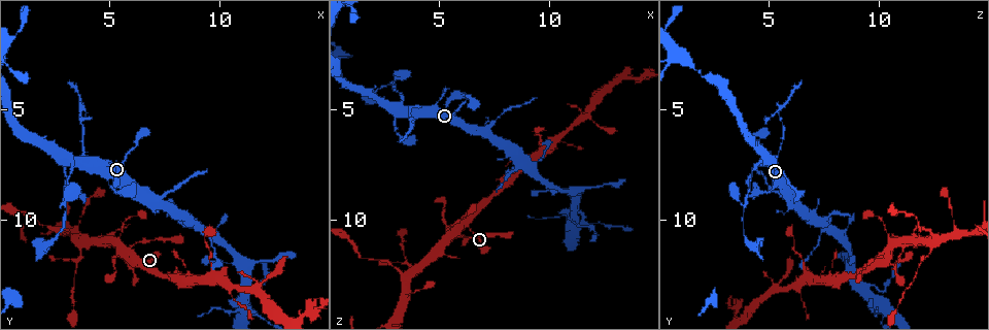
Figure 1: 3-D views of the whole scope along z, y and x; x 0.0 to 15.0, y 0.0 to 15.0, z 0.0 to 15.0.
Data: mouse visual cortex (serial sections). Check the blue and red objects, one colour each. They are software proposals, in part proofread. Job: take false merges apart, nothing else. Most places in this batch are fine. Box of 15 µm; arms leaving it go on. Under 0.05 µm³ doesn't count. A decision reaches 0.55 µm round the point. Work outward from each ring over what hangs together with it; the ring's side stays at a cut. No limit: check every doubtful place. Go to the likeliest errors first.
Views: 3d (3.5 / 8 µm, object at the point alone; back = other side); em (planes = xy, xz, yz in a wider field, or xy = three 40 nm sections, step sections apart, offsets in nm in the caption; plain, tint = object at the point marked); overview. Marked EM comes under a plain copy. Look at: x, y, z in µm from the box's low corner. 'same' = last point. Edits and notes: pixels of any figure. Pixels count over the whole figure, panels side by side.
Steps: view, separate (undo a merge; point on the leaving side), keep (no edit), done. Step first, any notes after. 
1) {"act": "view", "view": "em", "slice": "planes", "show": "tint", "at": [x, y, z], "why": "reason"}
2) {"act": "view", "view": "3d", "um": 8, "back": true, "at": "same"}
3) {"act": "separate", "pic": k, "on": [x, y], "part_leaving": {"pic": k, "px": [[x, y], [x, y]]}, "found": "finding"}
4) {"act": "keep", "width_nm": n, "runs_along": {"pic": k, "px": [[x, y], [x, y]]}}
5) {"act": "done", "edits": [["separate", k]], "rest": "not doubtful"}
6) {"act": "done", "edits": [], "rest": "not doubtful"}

{"act": "view", "view": "3d", "um": 3.5, "at": [3.8, 6.5, 5.6], "why": "calibre changes"}

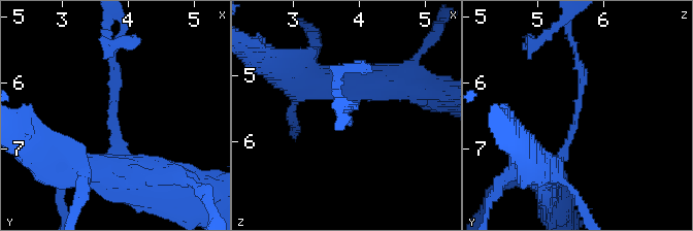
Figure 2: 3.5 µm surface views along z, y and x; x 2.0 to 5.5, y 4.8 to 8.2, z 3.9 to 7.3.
{"act": "separate", "pic": 2, "on": [121, 35], "part_leaving": {"pic": 2, "px": [[112, 96], [112, 48], [123, 27]]}, "found": "a second cell is stuck on"}

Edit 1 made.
{"act": "view", "view": "overview", "why": "see it whole again"}

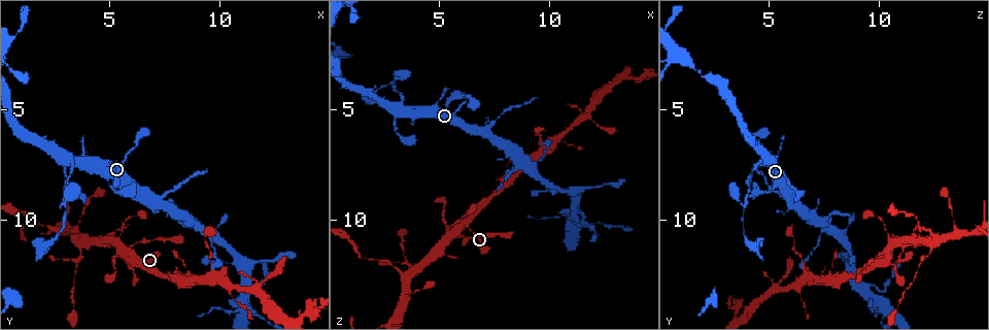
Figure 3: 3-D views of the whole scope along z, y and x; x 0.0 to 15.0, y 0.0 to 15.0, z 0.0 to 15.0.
{"act": "view", "view": "3d", "um": 3.5, "at": [3.3, 10.8, 12.5], "why": "sudden change in width"}

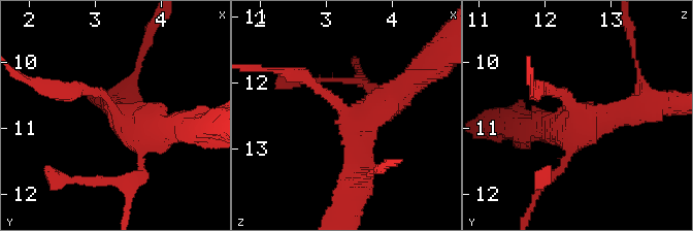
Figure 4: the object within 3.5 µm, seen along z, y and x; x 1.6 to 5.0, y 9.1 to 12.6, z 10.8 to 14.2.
{"act": "view", "view": "em", "slice": "planes", "show": "tint", "at": [3.35, 10.85, 12.55], "arms": 4, "arm_widths_nm": [150, 150, 350, 400], "why": "need the tissue"}

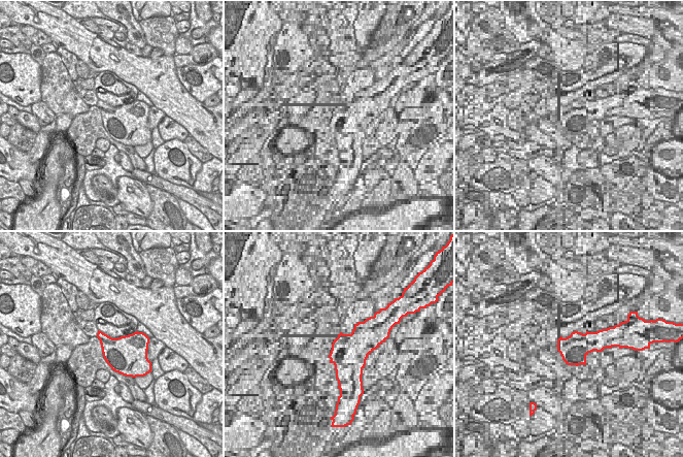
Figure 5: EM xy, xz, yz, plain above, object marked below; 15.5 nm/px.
{"act": "view", "view": "em", "slice": "xy", "step": 2, "show": "tint", "at": "same"}

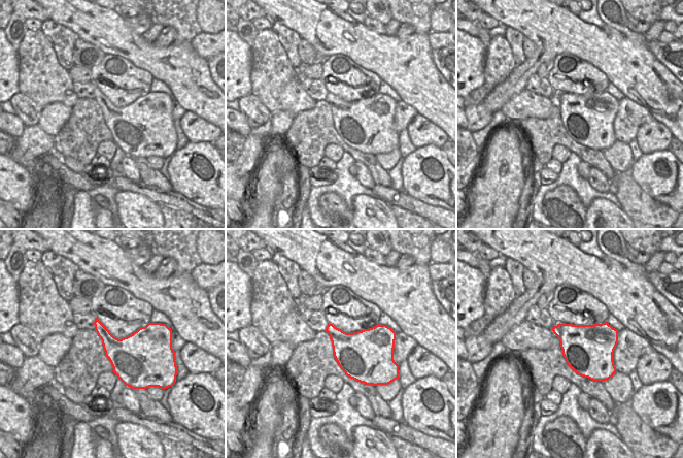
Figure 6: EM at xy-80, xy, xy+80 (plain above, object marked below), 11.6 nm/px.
{"act": "keep", "runs_along": {"pic": 4, "px": [[418, 75], [361, 121], [355, 184]]}, "found": "one cell here"}

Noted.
{"act": "view", "view": "3d", "um": 3.5, "at": [11.1, 13.1, 9.3], "why": "thick turns thin"}

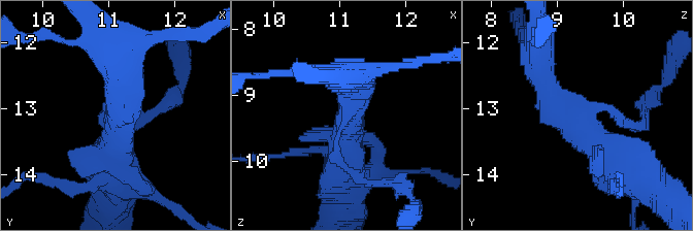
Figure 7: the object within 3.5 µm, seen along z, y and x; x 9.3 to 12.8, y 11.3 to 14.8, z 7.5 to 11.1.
{"act": "view", "view": "em", "slice": "xy", "step": 3, "show": "tint", "at": [11.15, 13.25, 9.35]}

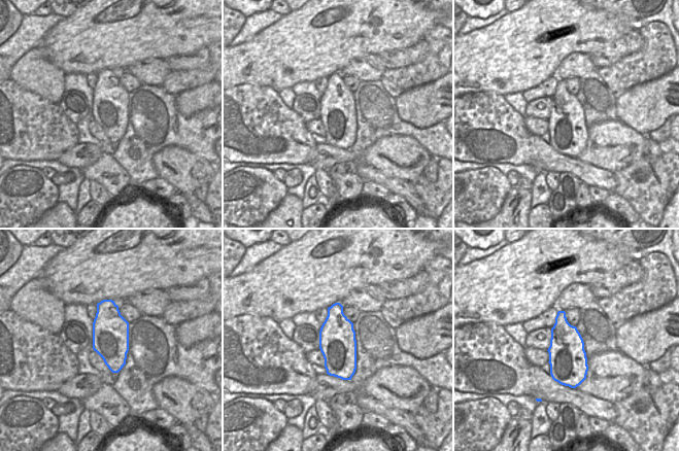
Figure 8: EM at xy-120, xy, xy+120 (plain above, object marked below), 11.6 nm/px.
{"act": "keep", "runs_along": {"pic": 7, "px": [[540, 69], [561, 110], [630, 164]]}, "found": "one cell here"}

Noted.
{"act": "view", "view": "3d", "um": 3.5, "at": [3.1, 8.1, 4.2], "why": "narrows sharply"}

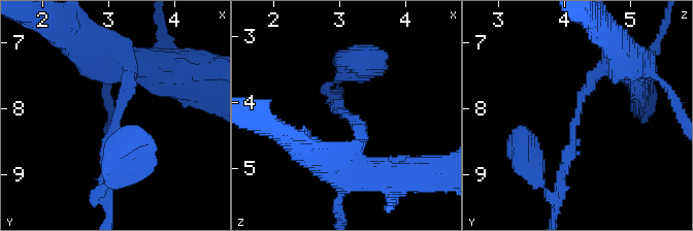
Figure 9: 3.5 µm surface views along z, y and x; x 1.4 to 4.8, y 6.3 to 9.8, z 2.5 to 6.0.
{"act": "view", "view": "em", "slice": "xy", "step": 1, "show": "tint", "at": [3.15, 8.00, 4.20], "arm_widths_nm": [200, 250]}

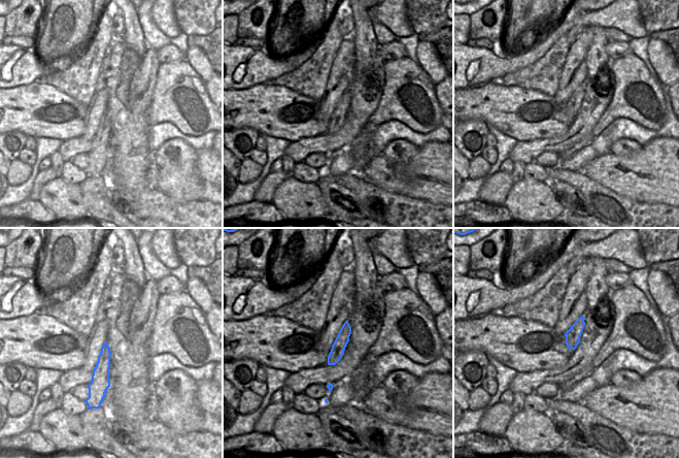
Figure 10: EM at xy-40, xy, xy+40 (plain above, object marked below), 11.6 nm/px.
{"act": "keep", "runs_along": {"pic": 9, "px": [[616, 64], [581, 98], [565, 174]]}, "found": "all the same cell"}

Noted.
{"act": "view", "view": "3d", "um": 3.5, "at": [3.0, 9.2, 4.0], "why": "branch point"}

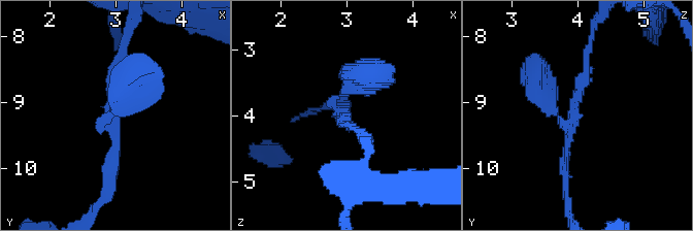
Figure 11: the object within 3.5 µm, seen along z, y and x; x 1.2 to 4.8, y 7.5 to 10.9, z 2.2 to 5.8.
{"act": "view", "view": "em", "slice": "xy", "step": 1, "show": "tint", "at": [2.95, 9.20, 3.95]}

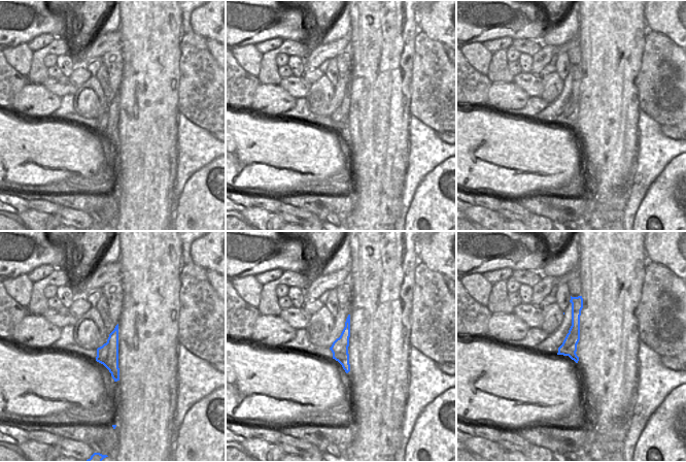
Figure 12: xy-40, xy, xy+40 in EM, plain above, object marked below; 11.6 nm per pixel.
{"act": "keep", "width_nm": 190, "runs_along": {"pic": 11, "px": [[589, 52], [565, 146], [565, 185]]}, "found": "one cell here"}

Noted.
{"act": "done", "edits": [["separate", 2]], "rest": "not doubtful"}

